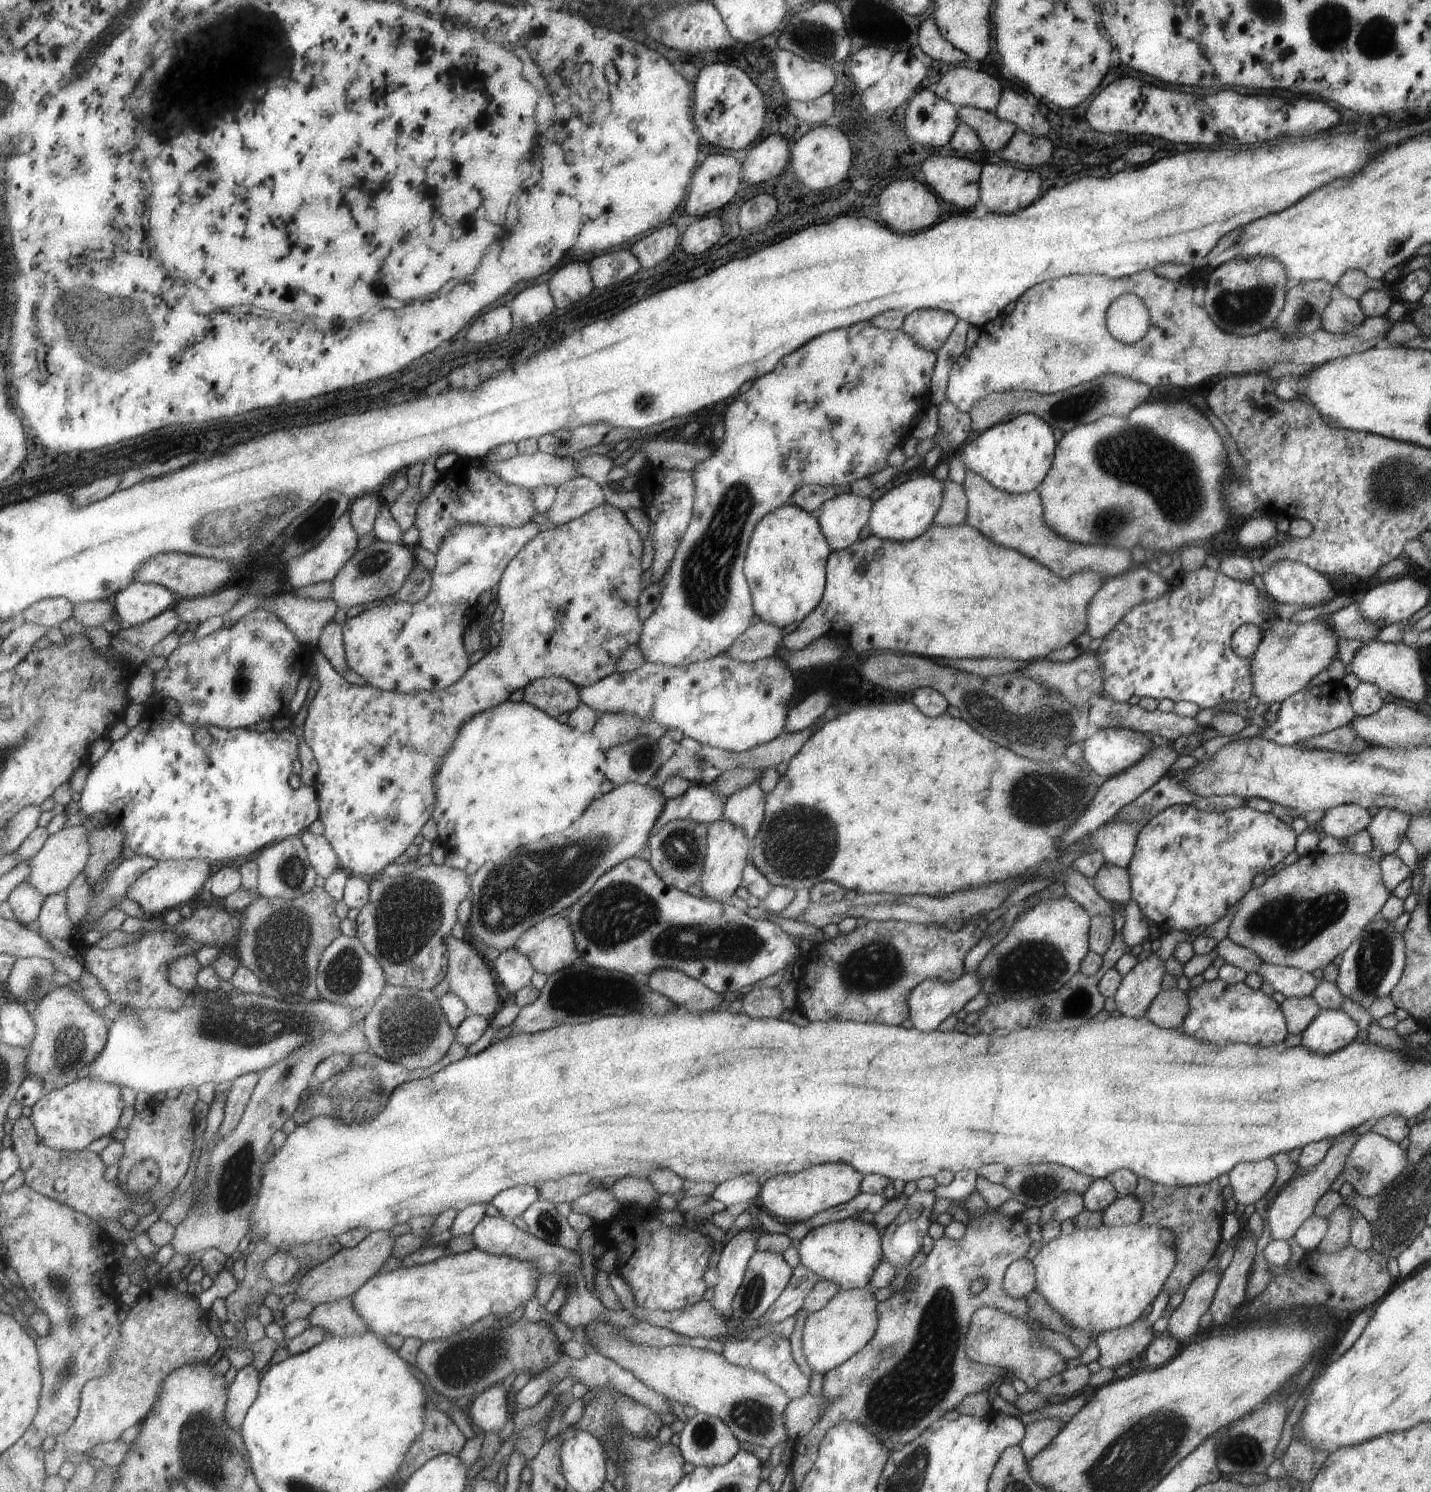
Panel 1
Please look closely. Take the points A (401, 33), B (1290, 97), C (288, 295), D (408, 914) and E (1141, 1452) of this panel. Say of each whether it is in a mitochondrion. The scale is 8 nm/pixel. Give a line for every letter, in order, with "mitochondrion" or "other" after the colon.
A: other
B: other
C: other
D: mitochondrion
E: mitochondrion

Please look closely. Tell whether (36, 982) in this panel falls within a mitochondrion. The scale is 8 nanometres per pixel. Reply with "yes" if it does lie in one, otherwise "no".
yes

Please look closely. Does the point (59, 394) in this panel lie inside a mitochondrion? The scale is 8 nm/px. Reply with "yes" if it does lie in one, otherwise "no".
no

